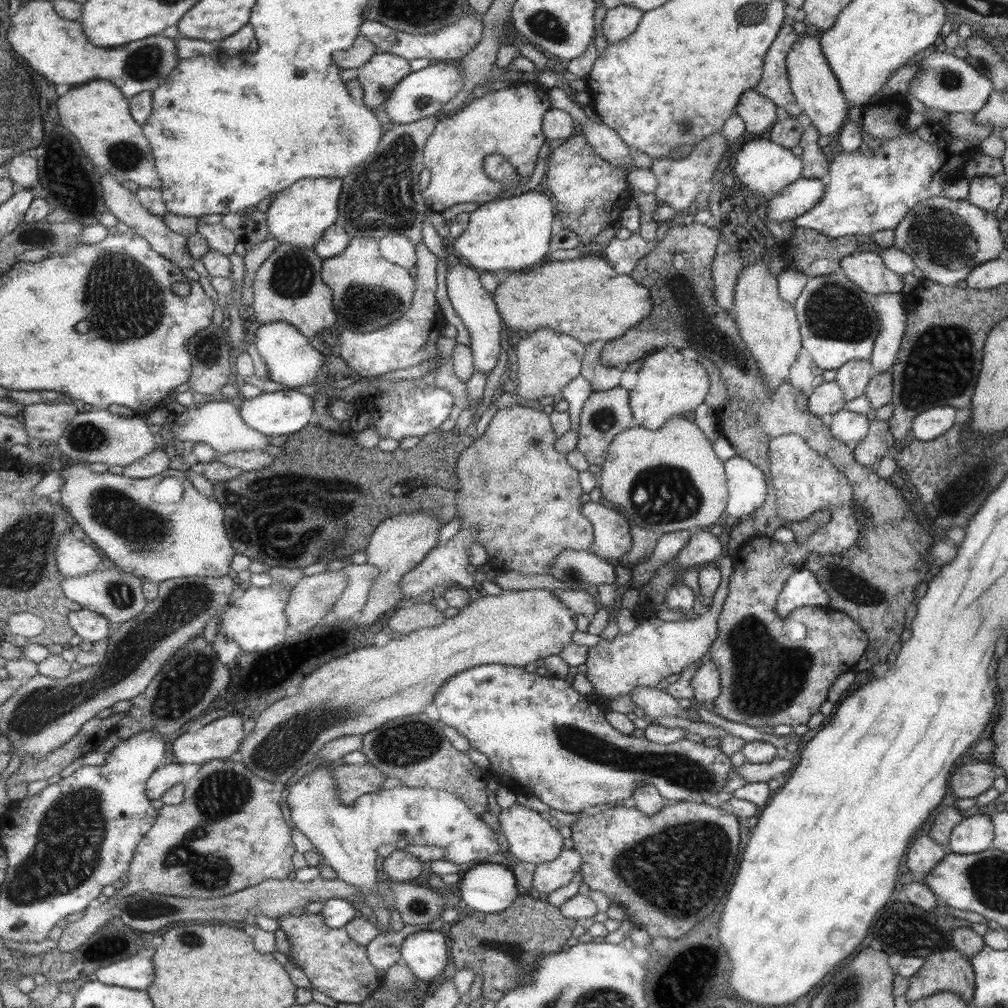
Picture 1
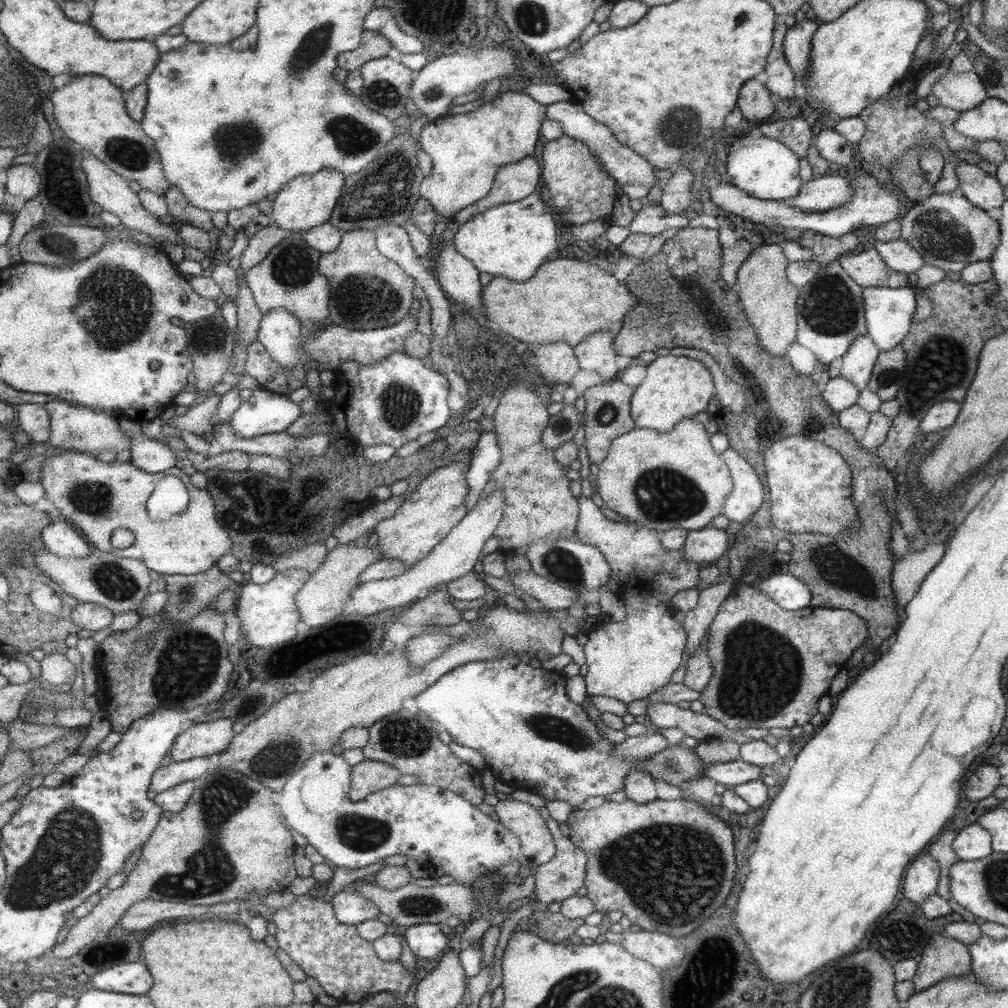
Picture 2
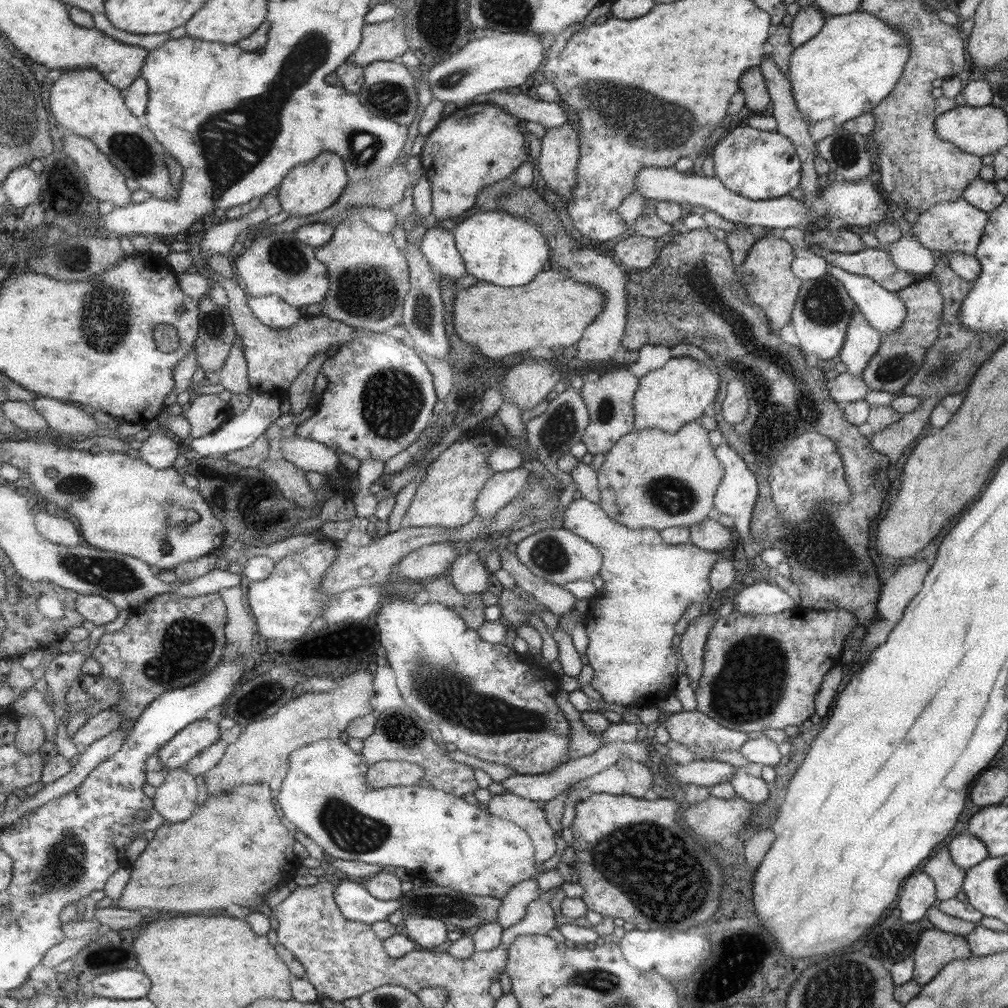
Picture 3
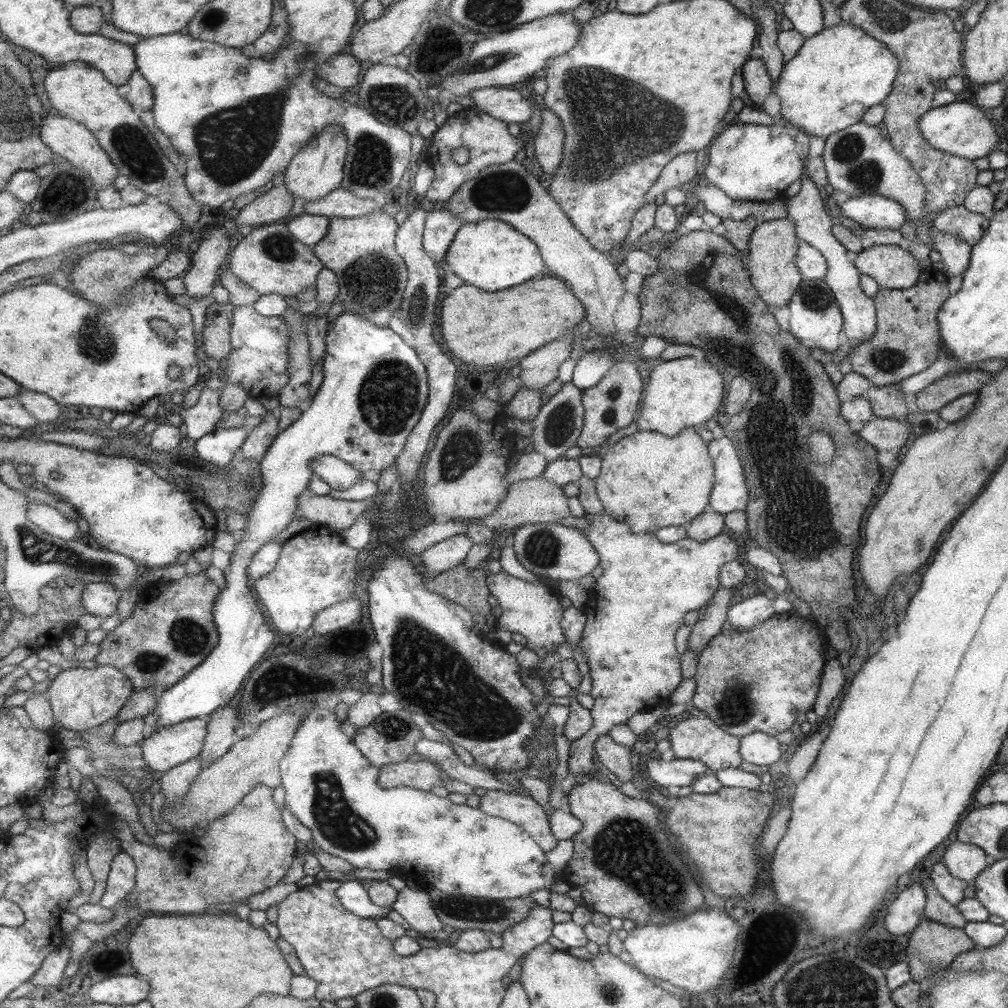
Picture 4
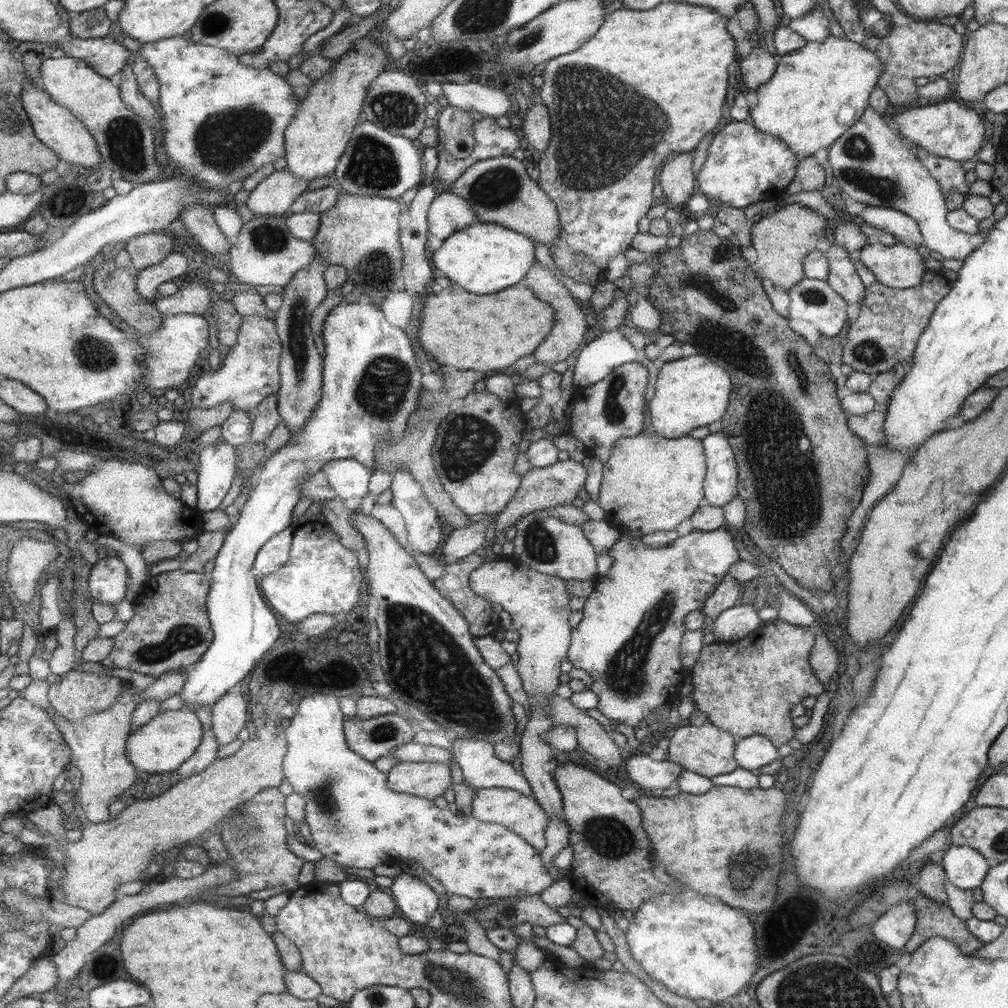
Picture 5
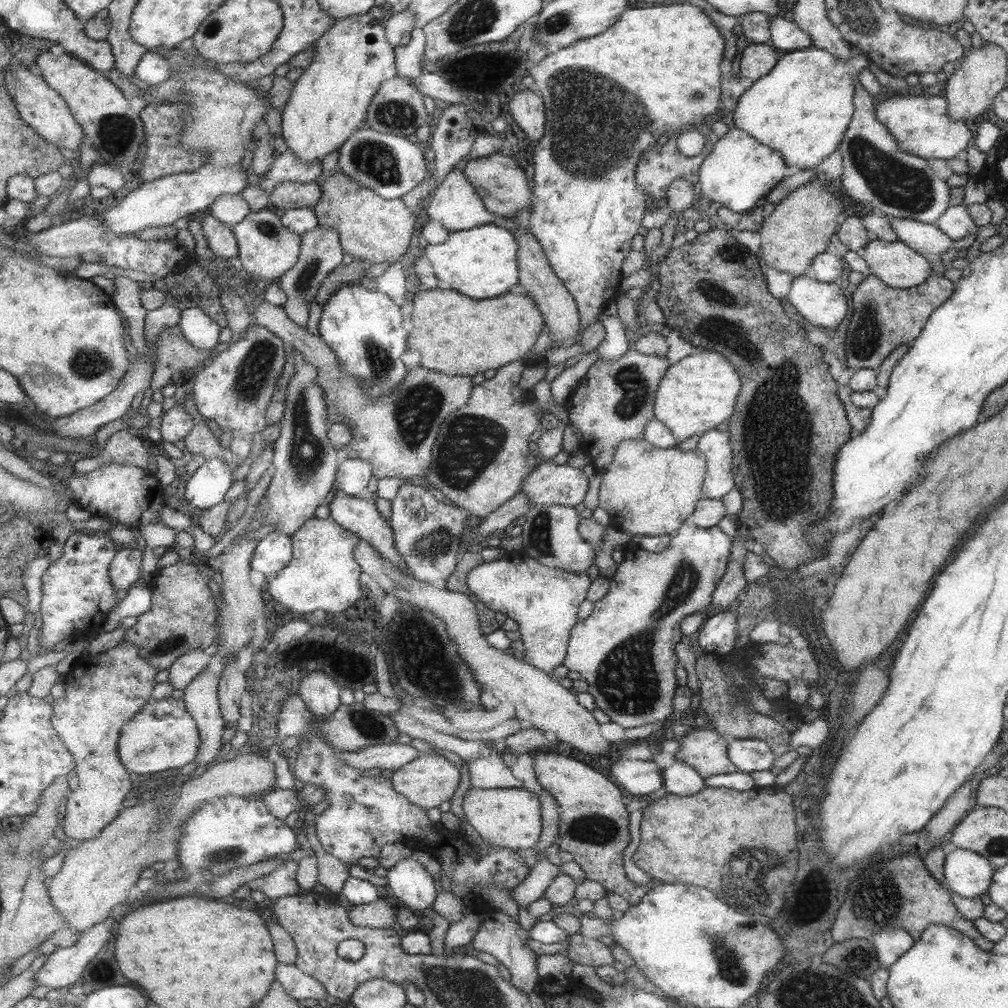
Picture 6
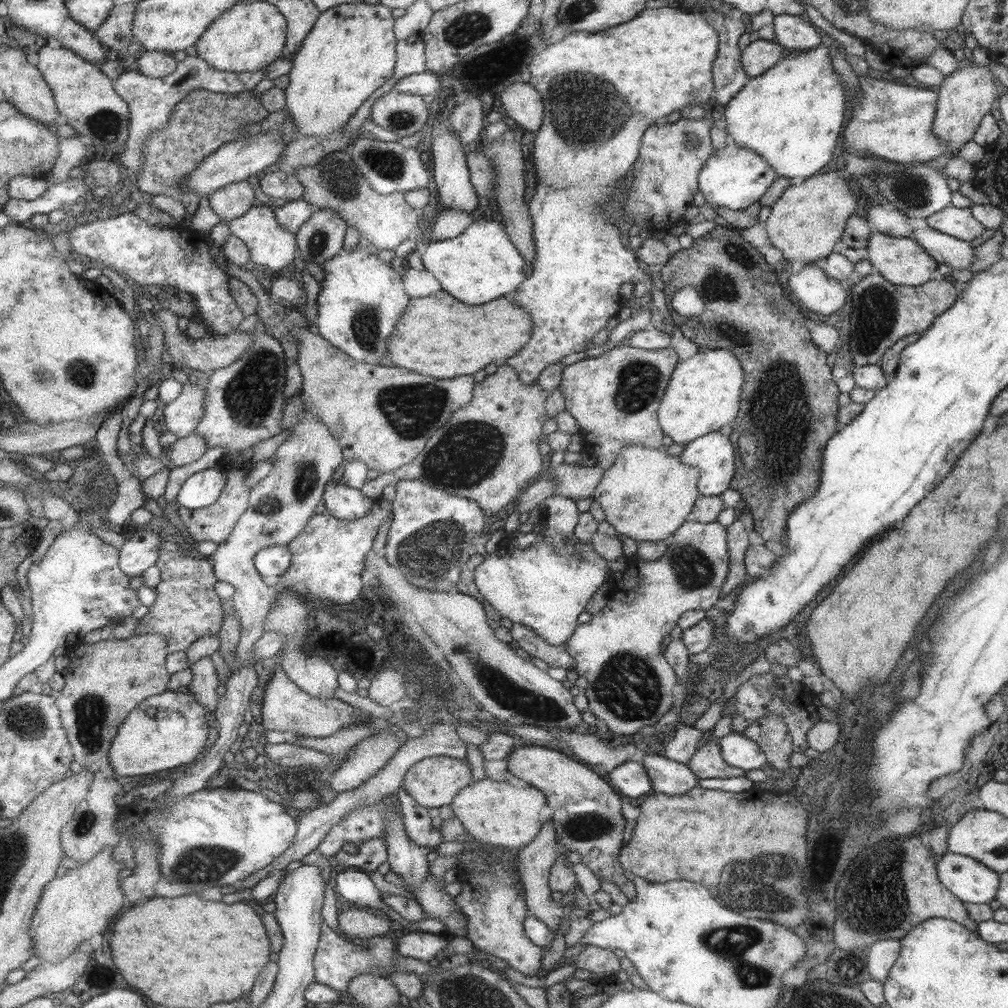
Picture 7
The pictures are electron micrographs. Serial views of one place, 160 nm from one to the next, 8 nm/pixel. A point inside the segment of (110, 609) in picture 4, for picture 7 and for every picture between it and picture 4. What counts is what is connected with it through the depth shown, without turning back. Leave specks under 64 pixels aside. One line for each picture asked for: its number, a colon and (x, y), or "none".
5: (108, 580)
6: (126, 569)
7: (143, 549)

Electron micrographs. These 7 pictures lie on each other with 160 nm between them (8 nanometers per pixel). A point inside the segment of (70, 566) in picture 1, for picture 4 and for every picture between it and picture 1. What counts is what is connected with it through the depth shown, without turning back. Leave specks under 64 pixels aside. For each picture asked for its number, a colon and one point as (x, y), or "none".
2: (62, 539)
3: (59, 530)
4: (46, 517)

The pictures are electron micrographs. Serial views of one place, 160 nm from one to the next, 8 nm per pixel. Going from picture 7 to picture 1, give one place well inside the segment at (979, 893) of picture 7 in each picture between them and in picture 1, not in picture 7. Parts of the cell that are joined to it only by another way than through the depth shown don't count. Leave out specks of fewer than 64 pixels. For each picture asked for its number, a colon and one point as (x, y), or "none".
1: (974, 834)
2: (971, 843)
3: (966, 851)
4: (964, 862)
5: (965, 868)
6: (968, 874)

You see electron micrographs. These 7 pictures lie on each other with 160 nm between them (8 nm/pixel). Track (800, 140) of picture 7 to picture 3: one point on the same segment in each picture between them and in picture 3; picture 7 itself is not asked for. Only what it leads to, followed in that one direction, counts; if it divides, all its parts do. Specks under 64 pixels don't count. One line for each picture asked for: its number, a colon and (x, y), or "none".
3: (852, 64)
4: (838, 73)
5: (818, 91)
6: (801, 108)

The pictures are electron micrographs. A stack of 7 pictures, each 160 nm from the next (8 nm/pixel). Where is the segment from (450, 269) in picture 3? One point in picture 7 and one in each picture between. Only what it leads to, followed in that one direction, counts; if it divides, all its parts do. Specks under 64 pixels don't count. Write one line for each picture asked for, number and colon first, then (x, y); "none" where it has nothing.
4: (441, 227)
5: (450, 213)
6: (457, 203)
7: (453, 177)

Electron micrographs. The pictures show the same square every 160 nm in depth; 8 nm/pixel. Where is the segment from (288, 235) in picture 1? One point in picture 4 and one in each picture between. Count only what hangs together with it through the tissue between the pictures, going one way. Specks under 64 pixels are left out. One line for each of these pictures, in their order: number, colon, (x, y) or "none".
2: (307, 201)
3: (311, 187)
4: (317, 169)

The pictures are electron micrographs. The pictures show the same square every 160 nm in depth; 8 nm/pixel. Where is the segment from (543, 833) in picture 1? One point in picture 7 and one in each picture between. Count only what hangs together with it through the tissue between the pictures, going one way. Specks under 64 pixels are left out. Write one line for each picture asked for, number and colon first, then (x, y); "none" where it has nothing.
2: (540, 848)
3: (524, 812)
4: (521, 809)
5: (521, 813)
6: (509, 817)
7: (501, 815)

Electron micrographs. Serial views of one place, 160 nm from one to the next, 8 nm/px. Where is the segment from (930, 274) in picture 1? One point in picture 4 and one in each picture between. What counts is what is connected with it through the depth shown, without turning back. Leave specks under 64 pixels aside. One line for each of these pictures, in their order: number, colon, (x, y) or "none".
2: (950, 231)
3: (957, 226)
4: (958, 221)

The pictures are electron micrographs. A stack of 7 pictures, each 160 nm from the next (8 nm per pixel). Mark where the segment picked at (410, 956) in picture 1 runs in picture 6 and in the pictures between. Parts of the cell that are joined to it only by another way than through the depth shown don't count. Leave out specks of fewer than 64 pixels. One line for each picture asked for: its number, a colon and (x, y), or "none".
2: (429, 941)
3: (429, 933)
4: (416, 907)
5: (417, 900)
6: (413, 886)

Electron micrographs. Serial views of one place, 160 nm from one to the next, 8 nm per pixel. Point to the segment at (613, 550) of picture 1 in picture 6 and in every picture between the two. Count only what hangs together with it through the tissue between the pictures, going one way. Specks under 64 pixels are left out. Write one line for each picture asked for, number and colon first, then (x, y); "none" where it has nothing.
2: (626, 660)
3: (647, 585)
4: (635, 607)
5: (627, 641)
6: (623, 650)

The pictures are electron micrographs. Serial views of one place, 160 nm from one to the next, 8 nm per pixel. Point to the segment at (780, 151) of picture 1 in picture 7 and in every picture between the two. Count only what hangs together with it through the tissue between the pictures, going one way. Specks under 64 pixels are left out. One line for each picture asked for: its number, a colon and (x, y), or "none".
2: (763, 167)
3: (760, 165)
4: (752, 162)
5: (743, 165)
6: (739, 170)
7: (732, 178)

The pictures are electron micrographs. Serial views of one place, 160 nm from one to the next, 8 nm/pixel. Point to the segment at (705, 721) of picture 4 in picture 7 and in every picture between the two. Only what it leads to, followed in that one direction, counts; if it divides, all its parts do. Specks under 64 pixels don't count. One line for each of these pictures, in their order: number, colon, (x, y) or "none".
5: (706, 750)
6: (704, 750)
7: (707, 762)

